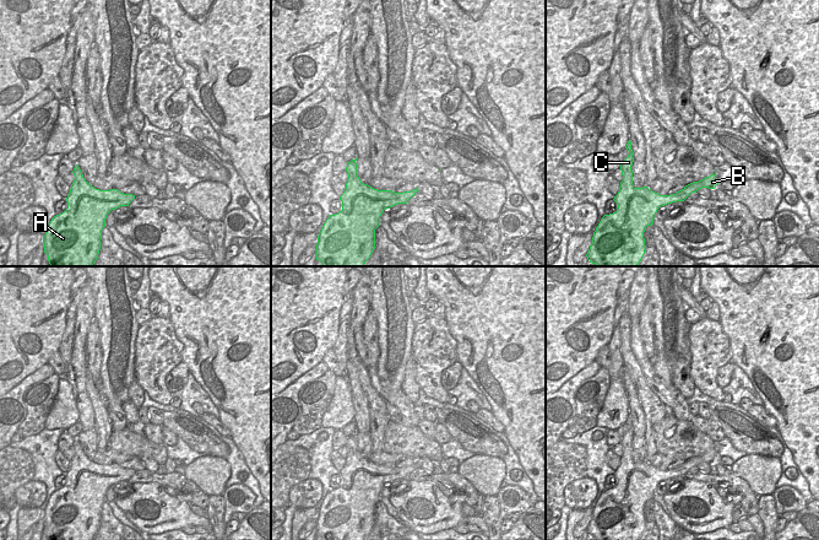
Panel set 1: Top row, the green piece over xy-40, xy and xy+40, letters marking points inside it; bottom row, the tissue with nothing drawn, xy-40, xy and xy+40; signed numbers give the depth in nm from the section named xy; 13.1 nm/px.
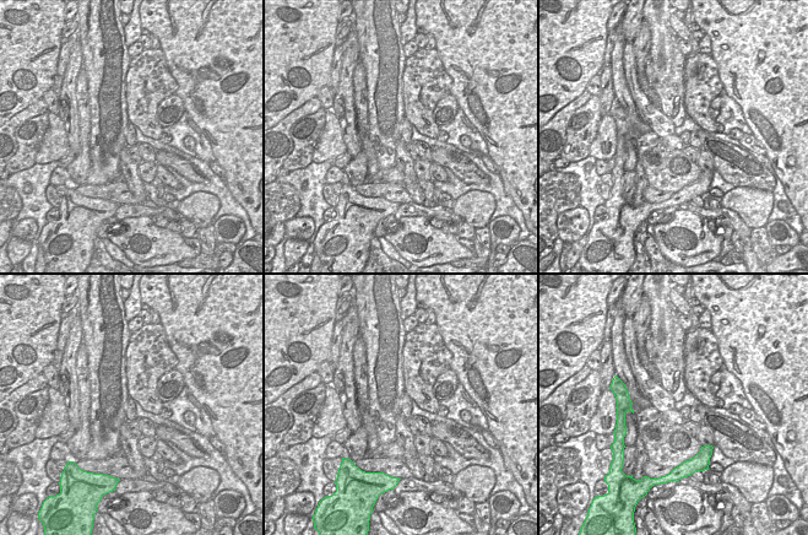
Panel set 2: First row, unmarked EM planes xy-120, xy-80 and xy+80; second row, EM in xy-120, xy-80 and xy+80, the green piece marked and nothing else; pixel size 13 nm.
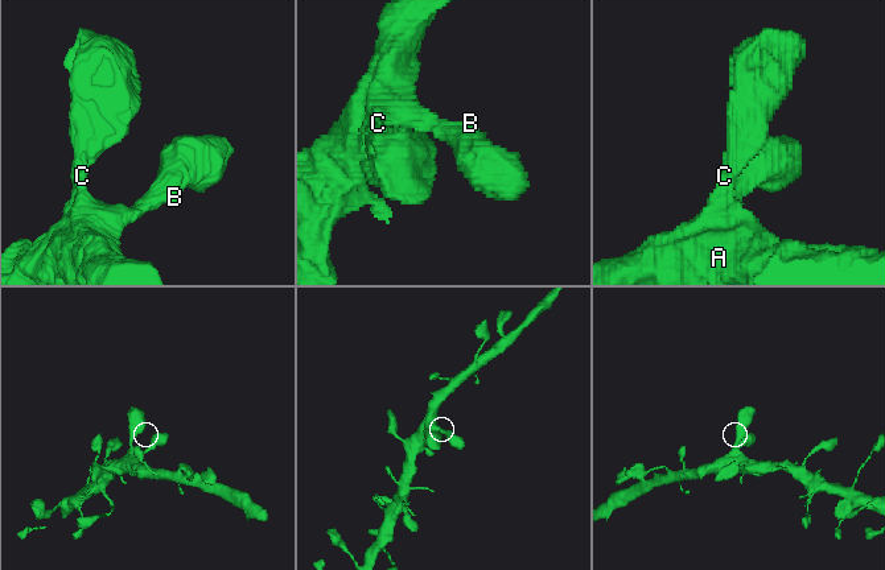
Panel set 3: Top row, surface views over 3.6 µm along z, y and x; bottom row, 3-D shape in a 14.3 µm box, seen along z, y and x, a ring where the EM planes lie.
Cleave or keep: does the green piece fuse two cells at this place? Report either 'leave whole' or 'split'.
leave whole

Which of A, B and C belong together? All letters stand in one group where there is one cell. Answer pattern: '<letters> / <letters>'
A B C

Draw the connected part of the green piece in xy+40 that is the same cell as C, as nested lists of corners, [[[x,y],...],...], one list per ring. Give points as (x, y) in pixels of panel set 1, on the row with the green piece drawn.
[[[630,140],[625,148],[629,155],[620,164],[623,180],[613,199],[618,209],[601,218],[586,254],[590,263],[597,266],[638,266],[646,249],[644,232],[653,225],[657,210],[667,204],[684,201],[701,188],[715,189],[718,184],[715,169],[710,177],[693,182],[671,195],[660,195],[647,187],[635,188]]]

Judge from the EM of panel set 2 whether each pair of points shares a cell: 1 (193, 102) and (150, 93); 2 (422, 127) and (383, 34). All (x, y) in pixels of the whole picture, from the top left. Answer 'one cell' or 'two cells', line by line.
1: two cells
2: two cells

